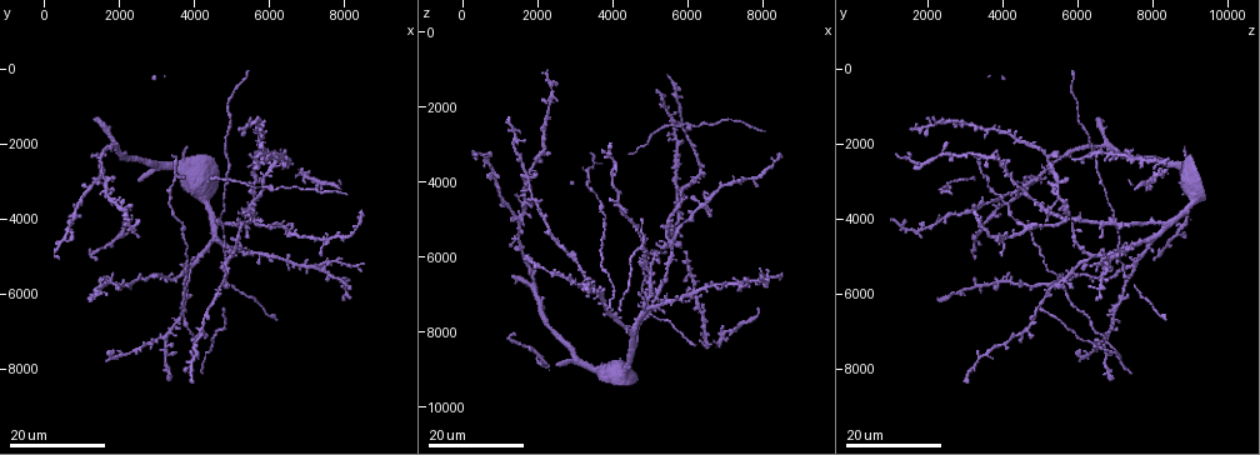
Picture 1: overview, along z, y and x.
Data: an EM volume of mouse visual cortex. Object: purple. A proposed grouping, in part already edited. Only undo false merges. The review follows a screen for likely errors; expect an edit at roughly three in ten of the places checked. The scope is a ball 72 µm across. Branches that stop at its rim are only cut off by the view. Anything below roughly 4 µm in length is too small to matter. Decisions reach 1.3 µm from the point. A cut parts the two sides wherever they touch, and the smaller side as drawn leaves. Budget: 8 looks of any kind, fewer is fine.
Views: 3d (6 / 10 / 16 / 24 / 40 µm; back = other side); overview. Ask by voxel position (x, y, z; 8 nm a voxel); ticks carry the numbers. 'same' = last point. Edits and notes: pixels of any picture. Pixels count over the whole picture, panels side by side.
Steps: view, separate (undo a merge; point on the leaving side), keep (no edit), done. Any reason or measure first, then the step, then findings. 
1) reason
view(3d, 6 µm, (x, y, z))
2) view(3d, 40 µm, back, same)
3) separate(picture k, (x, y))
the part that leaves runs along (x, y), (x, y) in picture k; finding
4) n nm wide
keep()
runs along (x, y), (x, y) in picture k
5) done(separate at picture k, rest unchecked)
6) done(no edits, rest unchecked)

three arms meet
view(3d, 16 µm, (3450, 2900, 3500))

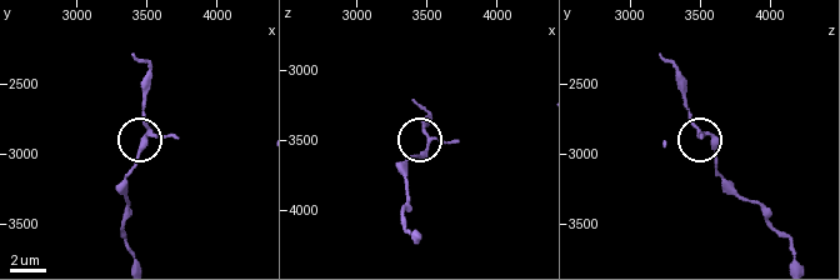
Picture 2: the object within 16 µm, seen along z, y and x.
view(3d, 10 µm, (3520, 2840, 3500))

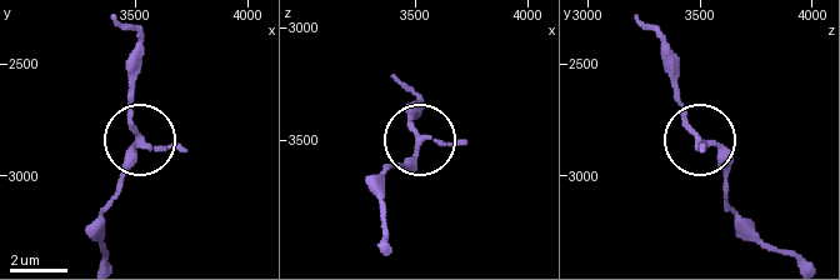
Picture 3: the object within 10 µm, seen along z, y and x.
closer look
view(3d, 6 µm, (3520, 2850, 3500))

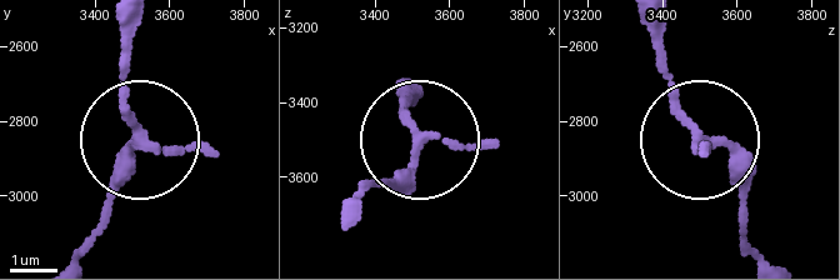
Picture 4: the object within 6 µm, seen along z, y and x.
180 nm wide
keep()
runs along (755, 253), (731, 169), (684, 110), (653, 26) in picture 4; all the same cell

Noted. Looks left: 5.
sudden change in width
view(3d, 16 µm, (4800, 5550, 5650))

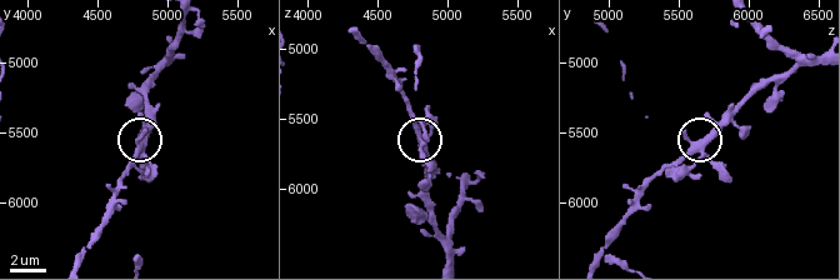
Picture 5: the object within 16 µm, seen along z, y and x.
view(3d, 6 µm, (4800, 5580, 5620))

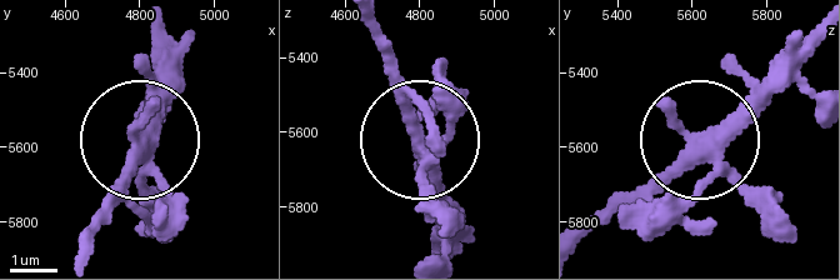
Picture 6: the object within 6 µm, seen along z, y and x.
keep()
runs along (809, 34), (609, 221) in picture 6; all the same cell

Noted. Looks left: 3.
four arms meet
view(3d, 24 µm, (4950, 5050, 6350))

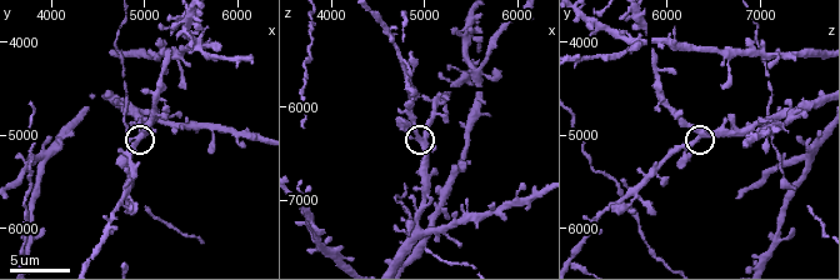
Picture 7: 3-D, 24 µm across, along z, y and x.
view(3d, 10 µm, (4950, 5000, 6350))

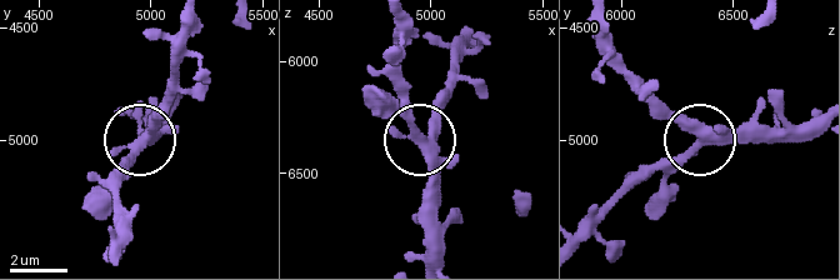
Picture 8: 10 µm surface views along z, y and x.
keep()
runs along (426, 256), (431, 163), (421, 141), (434, 106), (458, 80) in picture 8; one cell here

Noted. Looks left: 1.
done(no edits, rest unchecked)

